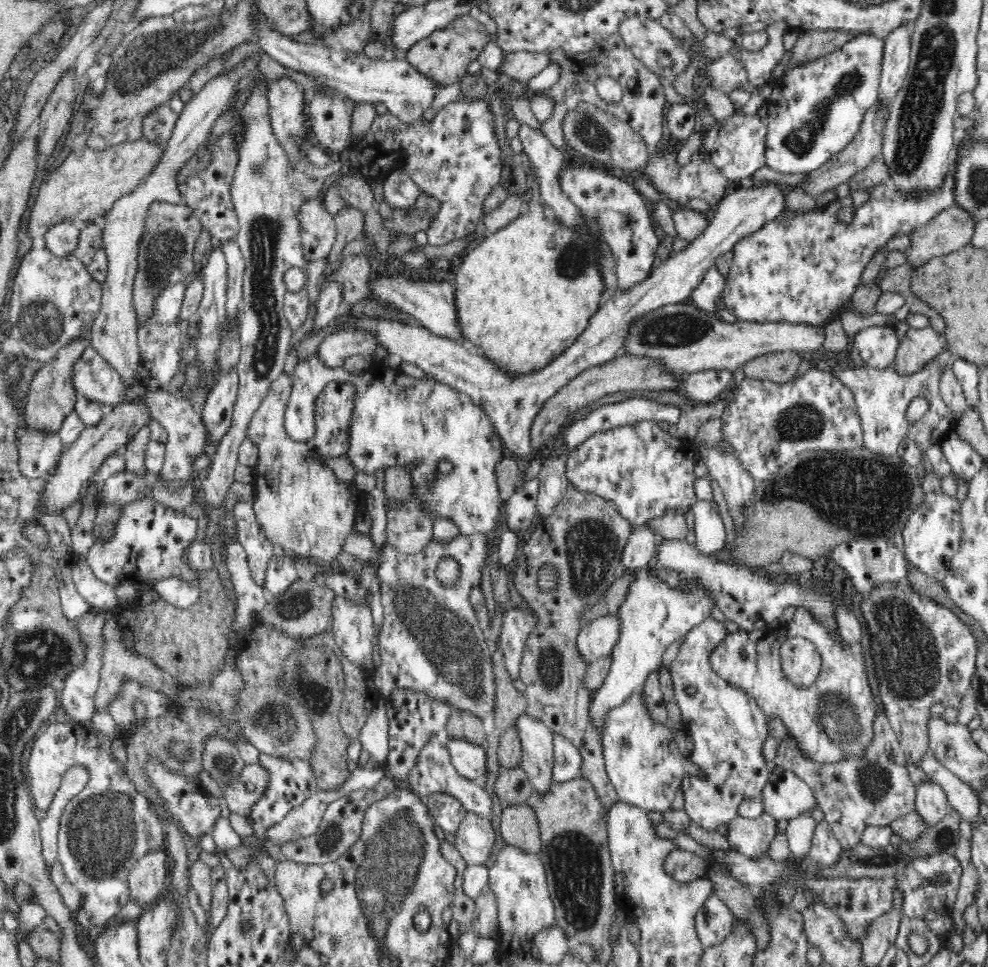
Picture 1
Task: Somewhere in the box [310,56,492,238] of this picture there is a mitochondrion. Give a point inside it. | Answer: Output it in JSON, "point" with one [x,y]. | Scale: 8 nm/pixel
{"point":[424,211]}

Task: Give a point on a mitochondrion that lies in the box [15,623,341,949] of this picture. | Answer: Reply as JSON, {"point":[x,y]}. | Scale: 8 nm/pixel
{"point":[101,838]}

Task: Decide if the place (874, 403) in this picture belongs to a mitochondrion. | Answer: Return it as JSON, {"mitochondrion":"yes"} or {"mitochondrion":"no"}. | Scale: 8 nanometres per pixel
{"mitochondrion":"no"}

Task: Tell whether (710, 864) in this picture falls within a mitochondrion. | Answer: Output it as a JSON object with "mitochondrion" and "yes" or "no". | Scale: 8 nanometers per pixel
{"mitochondrion":"no"}

